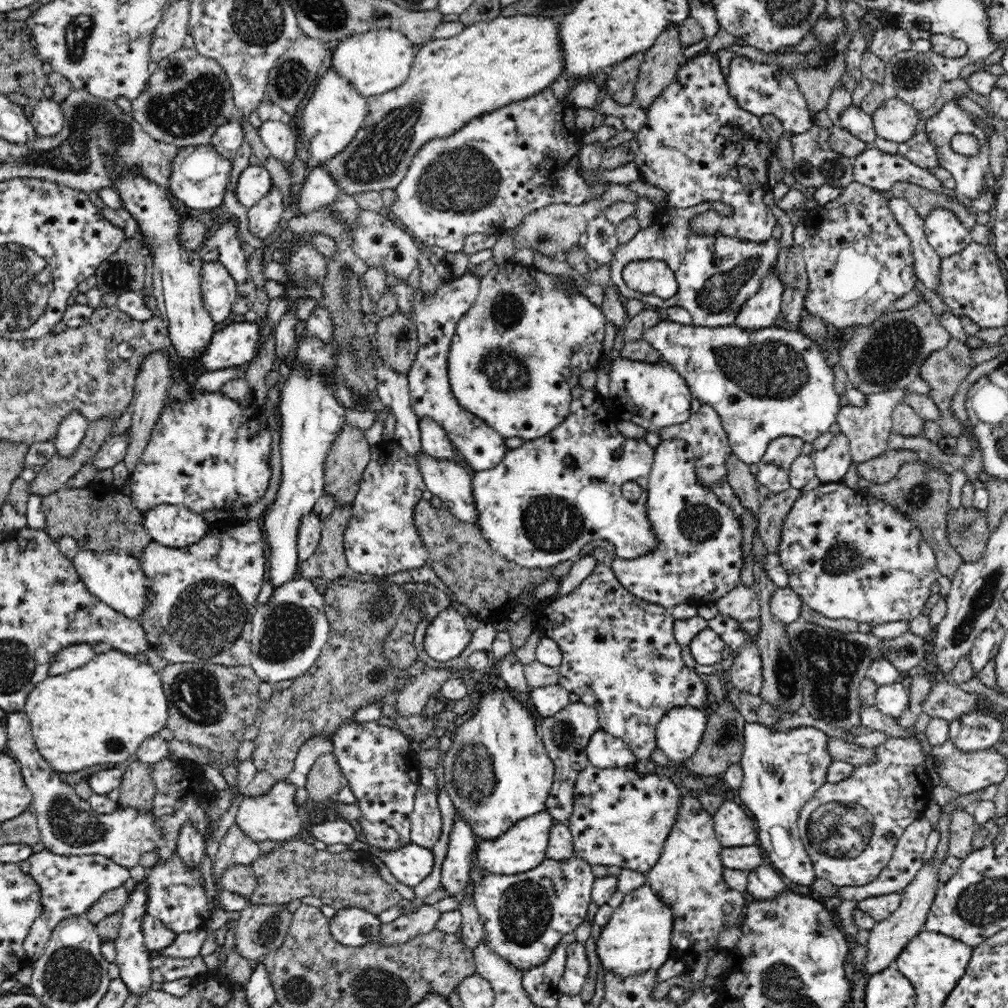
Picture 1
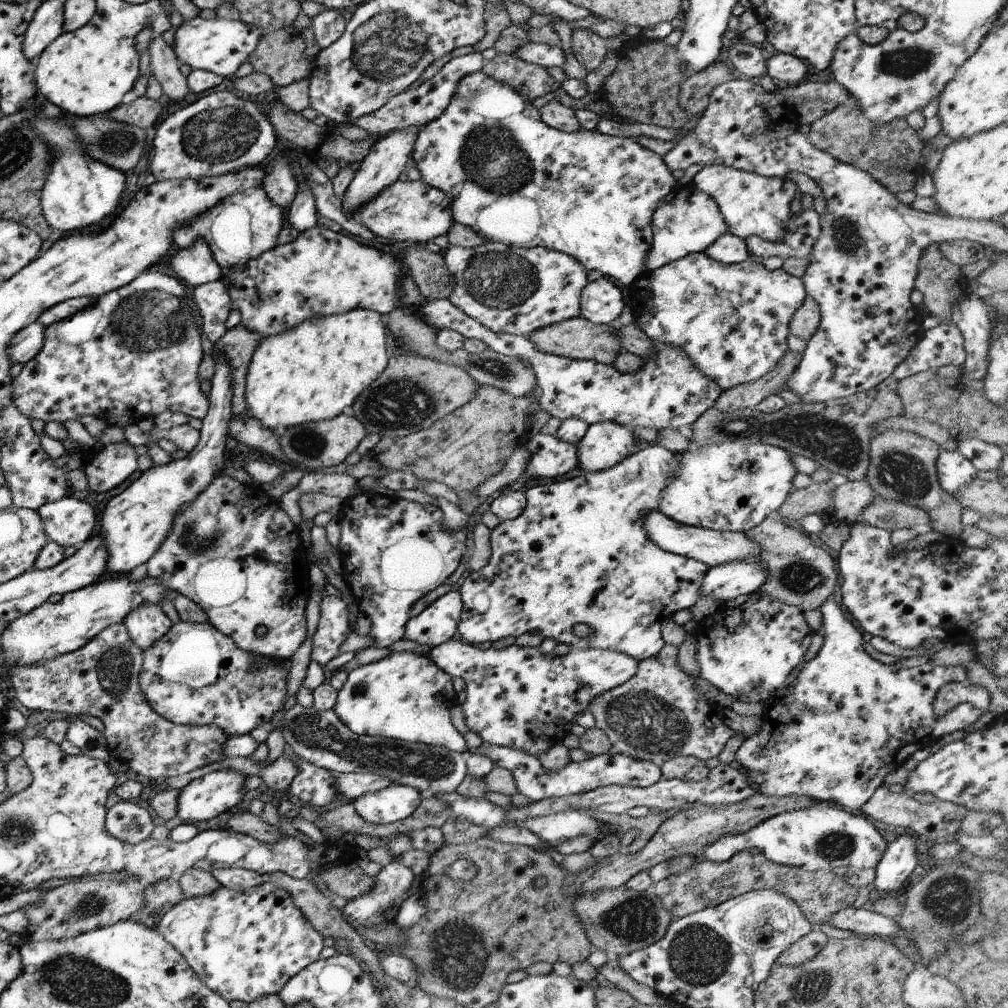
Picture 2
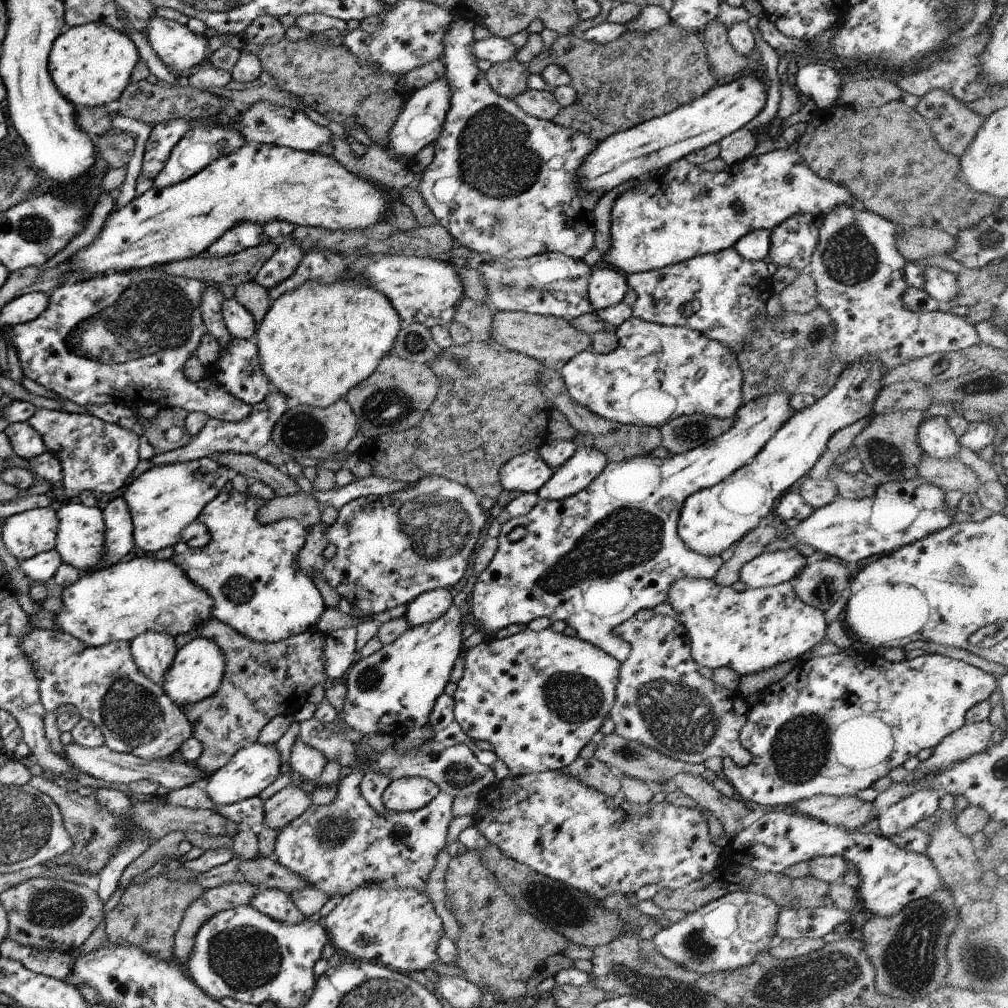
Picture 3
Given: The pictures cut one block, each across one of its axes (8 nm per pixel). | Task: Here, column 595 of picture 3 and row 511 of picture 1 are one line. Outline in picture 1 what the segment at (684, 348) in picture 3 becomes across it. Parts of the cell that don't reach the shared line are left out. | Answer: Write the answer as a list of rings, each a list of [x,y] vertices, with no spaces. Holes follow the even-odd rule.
[[[394,439],[371,446],[371,458],[352,502],[352,518],[343,534],[350,571],[364,577],[390,576],[427,567],[430,551],[414,523],[414,508],[427,490],[415,458]]]

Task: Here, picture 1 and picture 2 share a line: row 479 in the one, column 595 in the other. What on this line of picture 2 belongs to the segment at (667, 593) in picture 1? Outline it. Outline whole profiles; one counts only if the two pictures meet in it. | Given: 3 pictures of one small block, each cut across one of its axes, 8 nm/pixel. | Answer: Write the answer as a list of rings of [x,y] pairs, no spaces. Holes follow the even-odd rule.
[[[457,637],[430,649],[427,656],[433,664],[449,676],[461,678],[465,688],[465,700],[461,705],[463,719],[468,730],[474,732],[484,744],[523,750],[540,761],[549,753],[551,746],[561,743],[569,734],[574,717],[588,710],[589,702],[605,691],[629,680],[637,668],[637,660],[622,652],[596,647],[573,649],[564,655],[541,654],[537,646],[521,648],[511,644],[503,649],[491,647],[483,650],[477,645],[462,642]]]

